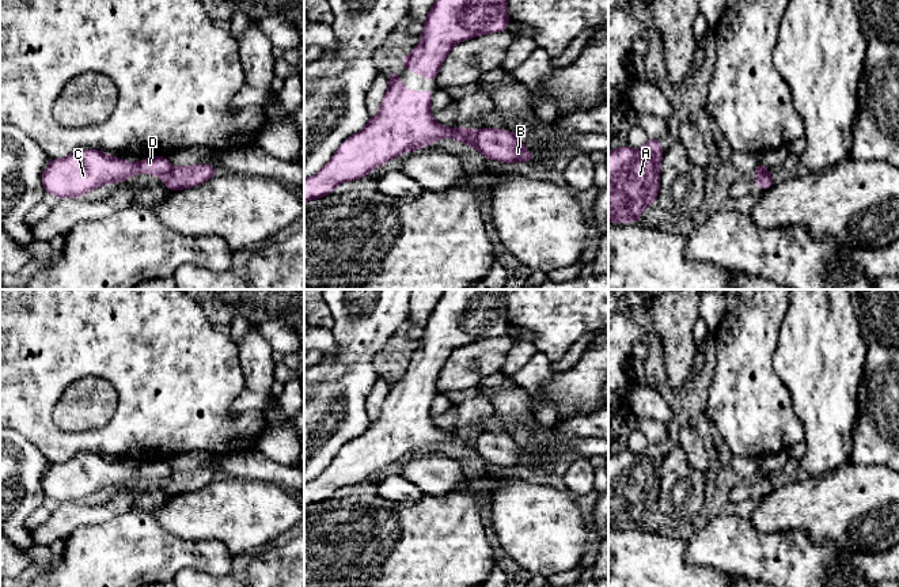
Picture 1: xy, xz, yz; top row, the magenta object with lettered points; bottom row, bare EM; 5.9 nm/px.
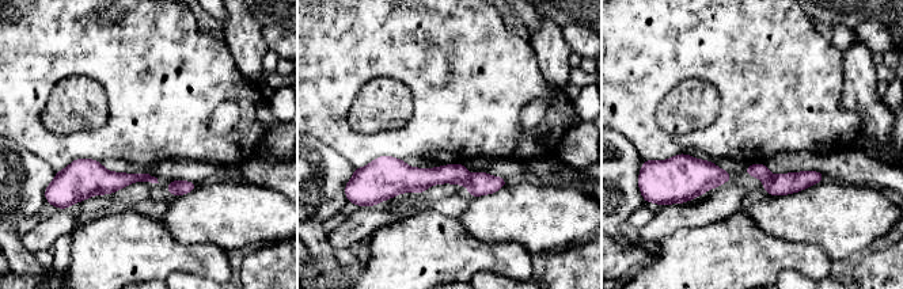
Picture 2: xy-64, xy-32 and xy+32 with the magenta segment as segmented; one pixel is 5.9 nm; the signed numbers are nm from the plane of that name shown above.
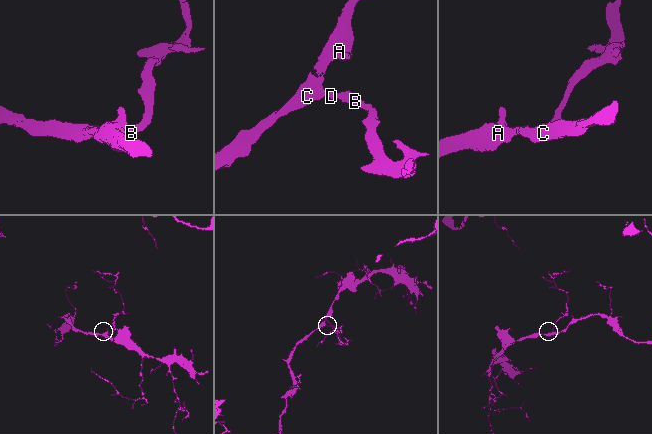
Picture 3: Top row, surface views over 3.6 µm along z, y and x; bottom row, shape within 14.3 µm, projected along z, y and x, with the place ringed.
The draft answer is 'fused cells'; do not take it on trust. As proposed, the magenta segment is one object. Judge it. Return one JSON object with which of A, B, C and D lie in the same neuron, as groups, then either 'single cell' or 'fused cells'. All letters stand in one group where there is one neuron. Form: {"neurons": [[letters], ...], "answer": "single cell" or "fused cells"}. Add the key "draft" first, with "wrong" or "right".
{"draft": "right", "neurons": [["A", "C", "D"], ["B"]], "answer": "fused cells"}

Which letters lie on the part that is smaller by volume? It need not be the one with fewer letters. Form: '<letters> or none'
B

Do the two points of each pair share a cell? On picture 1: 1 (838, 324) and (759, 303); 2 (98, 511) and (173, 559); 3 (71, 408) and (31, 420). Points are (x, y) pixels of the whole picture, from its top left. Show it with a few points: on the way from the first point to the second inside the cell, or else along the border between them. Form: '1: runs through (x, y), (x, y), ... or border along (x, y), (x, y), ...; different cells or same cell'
1: border along (789, 303), (777, 341); different cells
2: border along (133, 506), (106, 521), (79, 526); different cells
3: border along (67, 387), (52, 420), (78, 432); different cells

